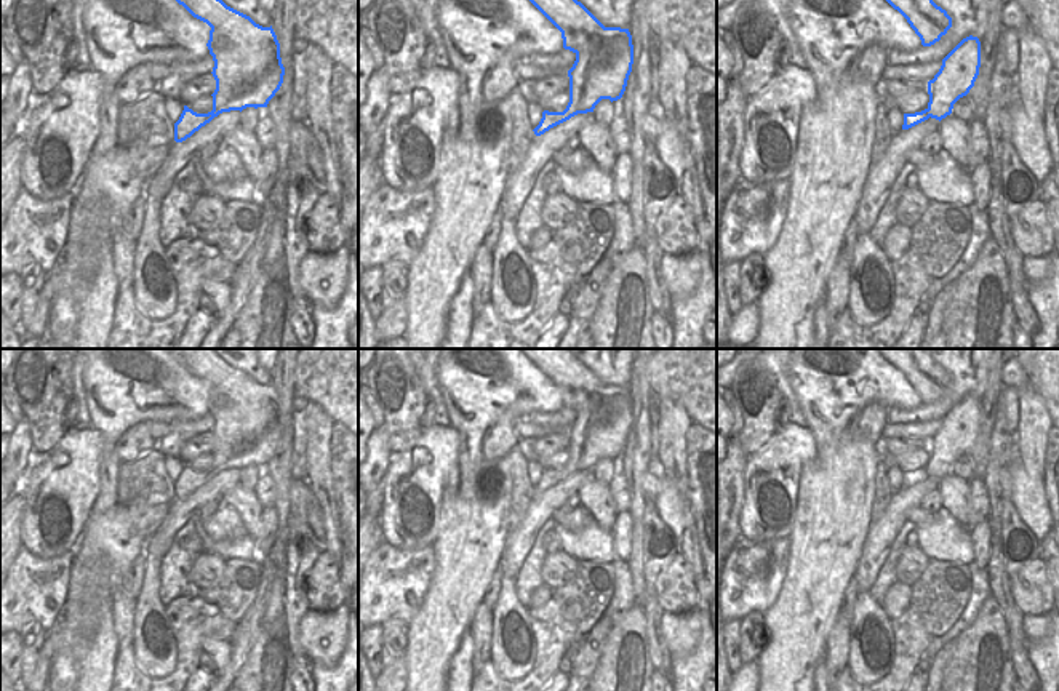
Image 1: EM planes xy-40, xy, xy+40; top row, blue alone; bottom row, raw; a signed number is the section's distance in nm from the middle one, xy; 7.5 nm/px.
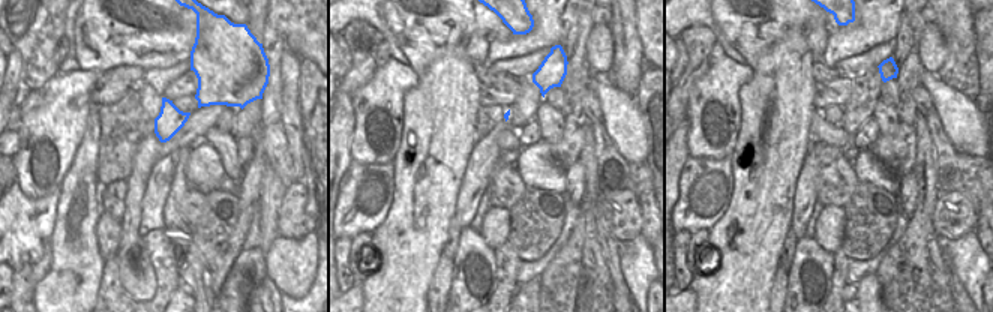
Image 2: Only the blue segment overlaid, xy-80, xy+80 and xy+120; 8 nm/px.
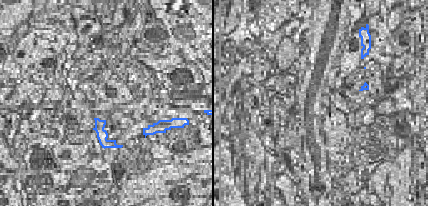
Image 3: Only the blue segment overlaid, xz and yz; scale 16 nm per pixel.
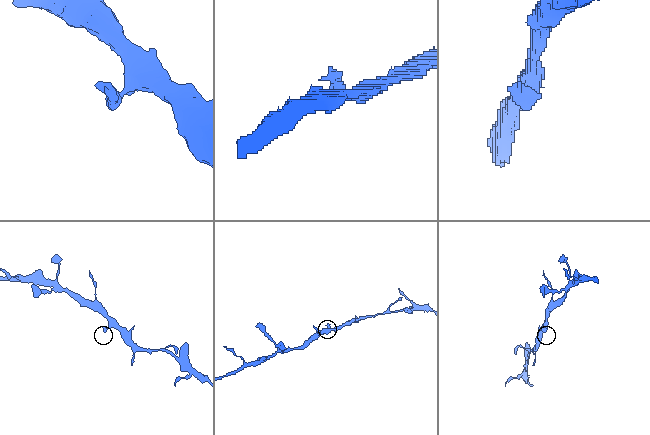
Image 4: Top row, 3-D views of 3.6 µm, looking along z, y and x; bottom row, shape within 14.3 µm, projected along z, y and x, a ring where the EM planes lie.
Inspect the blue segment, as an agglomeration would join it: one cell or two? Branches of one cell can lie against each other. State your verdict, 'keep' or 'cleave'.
keep

